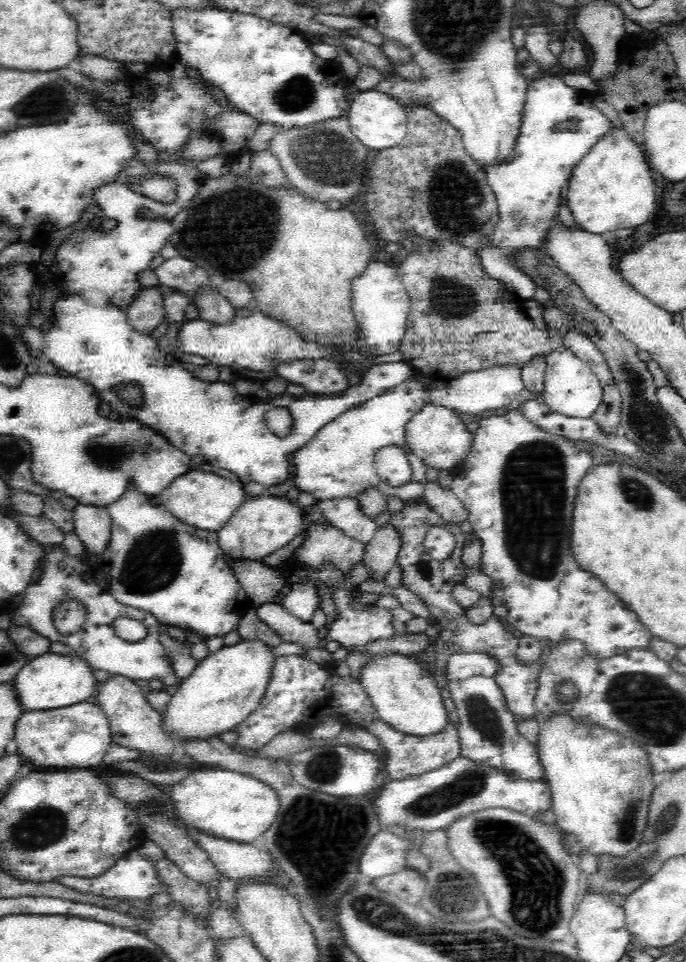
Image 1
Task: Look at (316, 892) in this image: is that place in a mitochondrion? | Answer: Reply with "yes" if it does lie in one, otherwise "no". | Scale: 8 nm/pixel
yes

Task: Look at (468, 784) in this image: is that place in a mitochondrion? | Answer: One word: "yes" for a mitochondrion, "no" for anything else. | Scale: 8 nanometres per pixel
yes

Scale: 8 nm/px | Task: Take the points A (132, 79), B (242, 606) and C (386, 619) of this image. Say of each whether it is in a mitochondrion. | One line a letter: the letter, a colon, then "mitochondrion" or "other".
A: other
B: other
C: other

